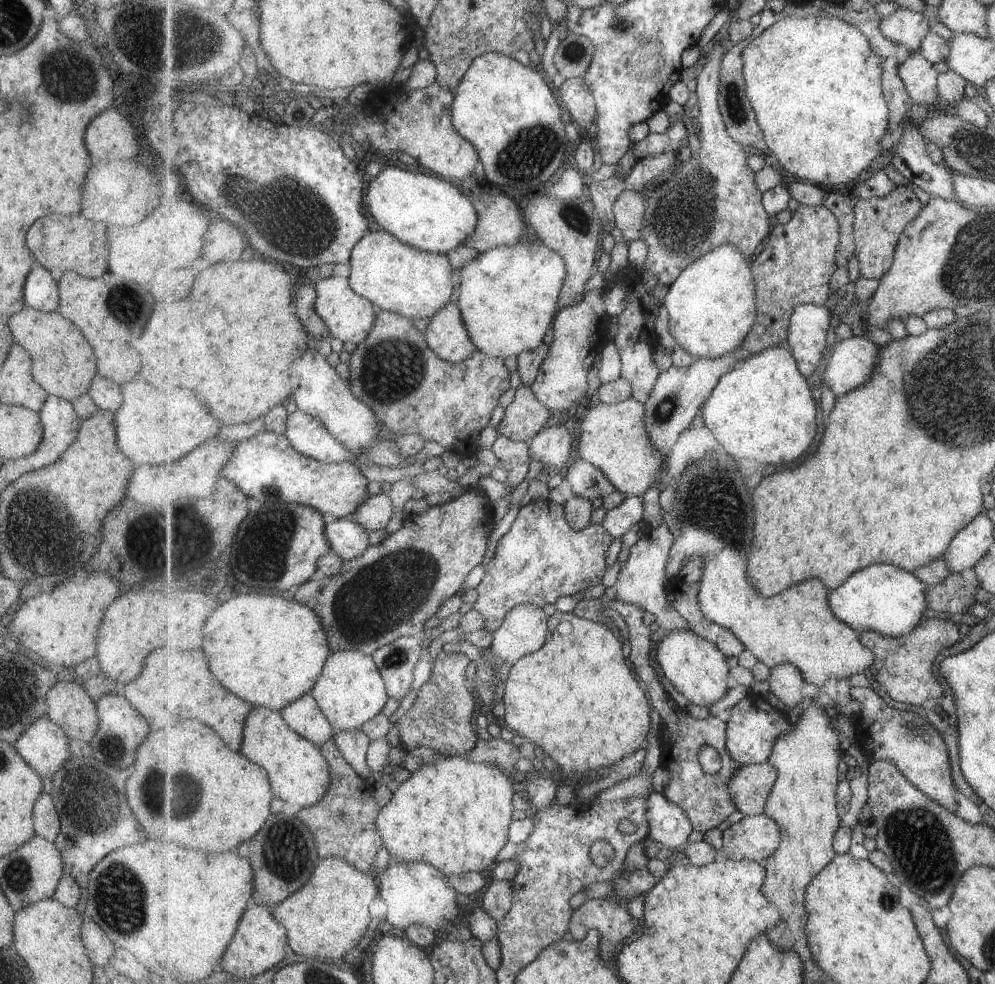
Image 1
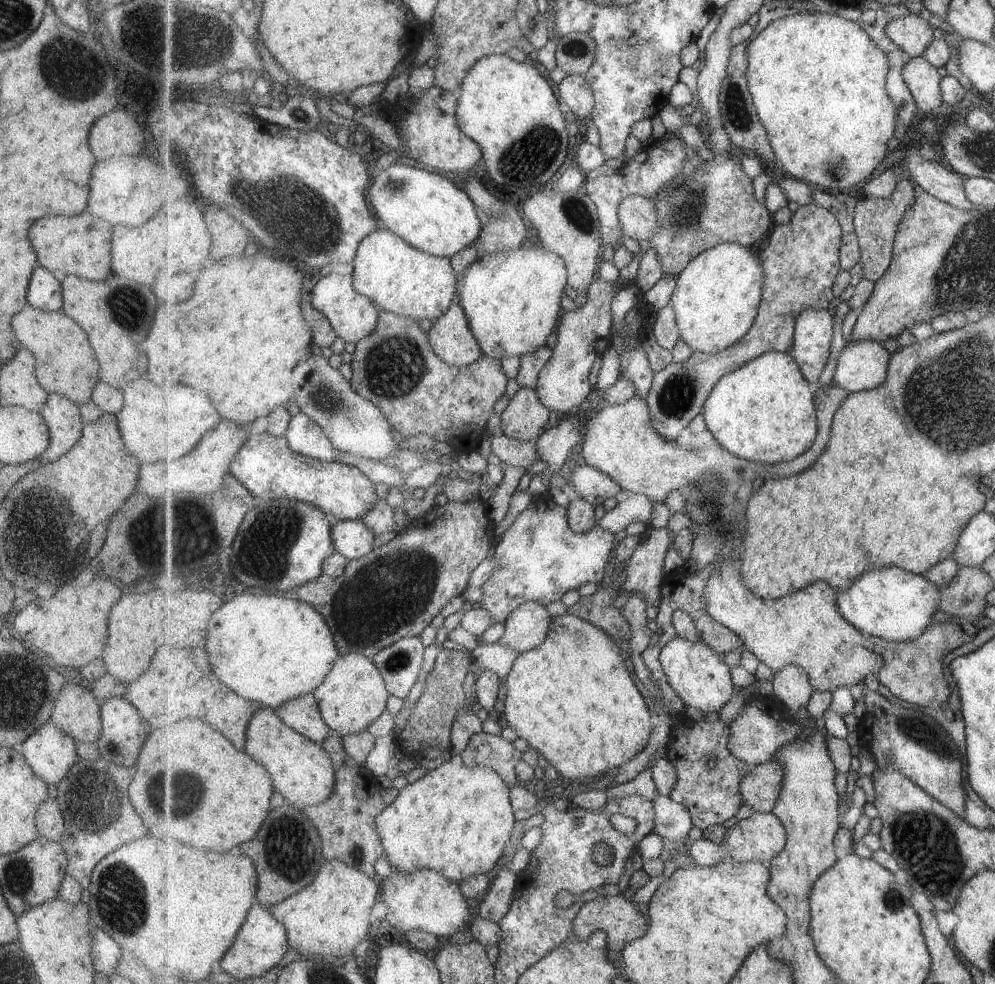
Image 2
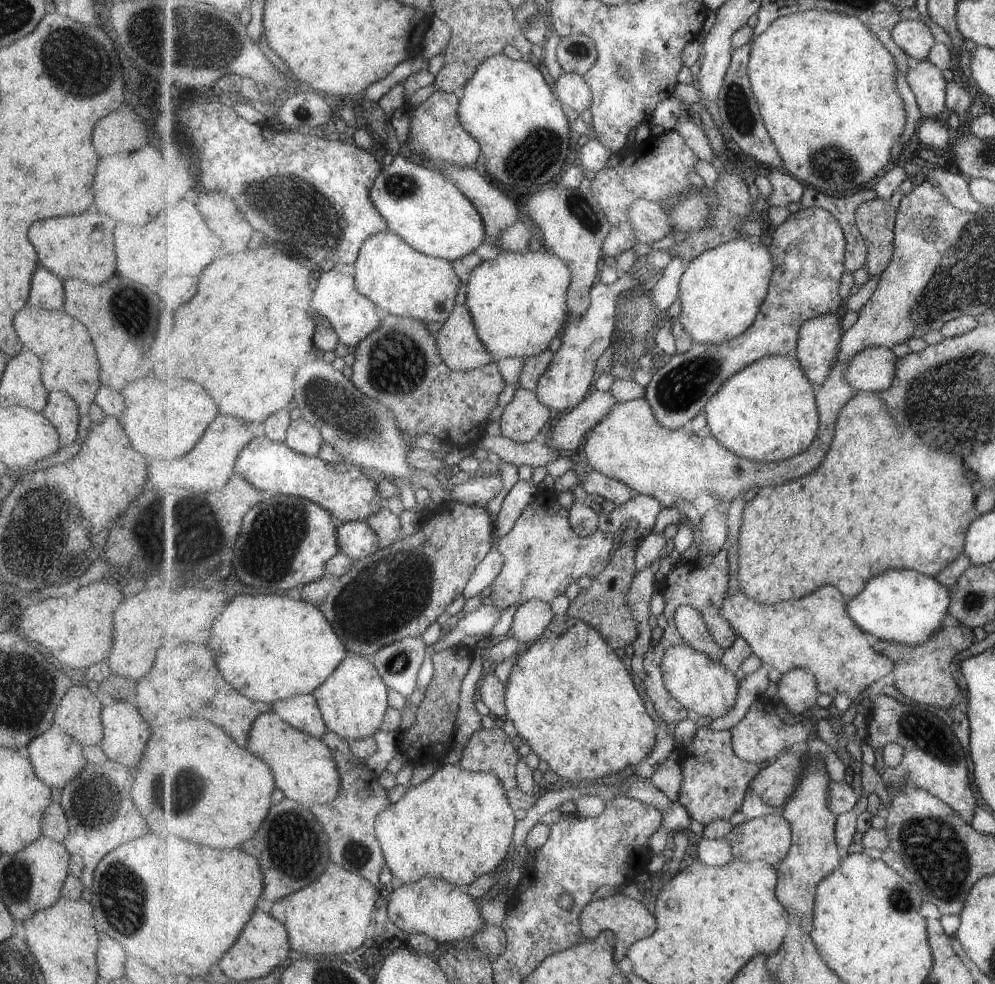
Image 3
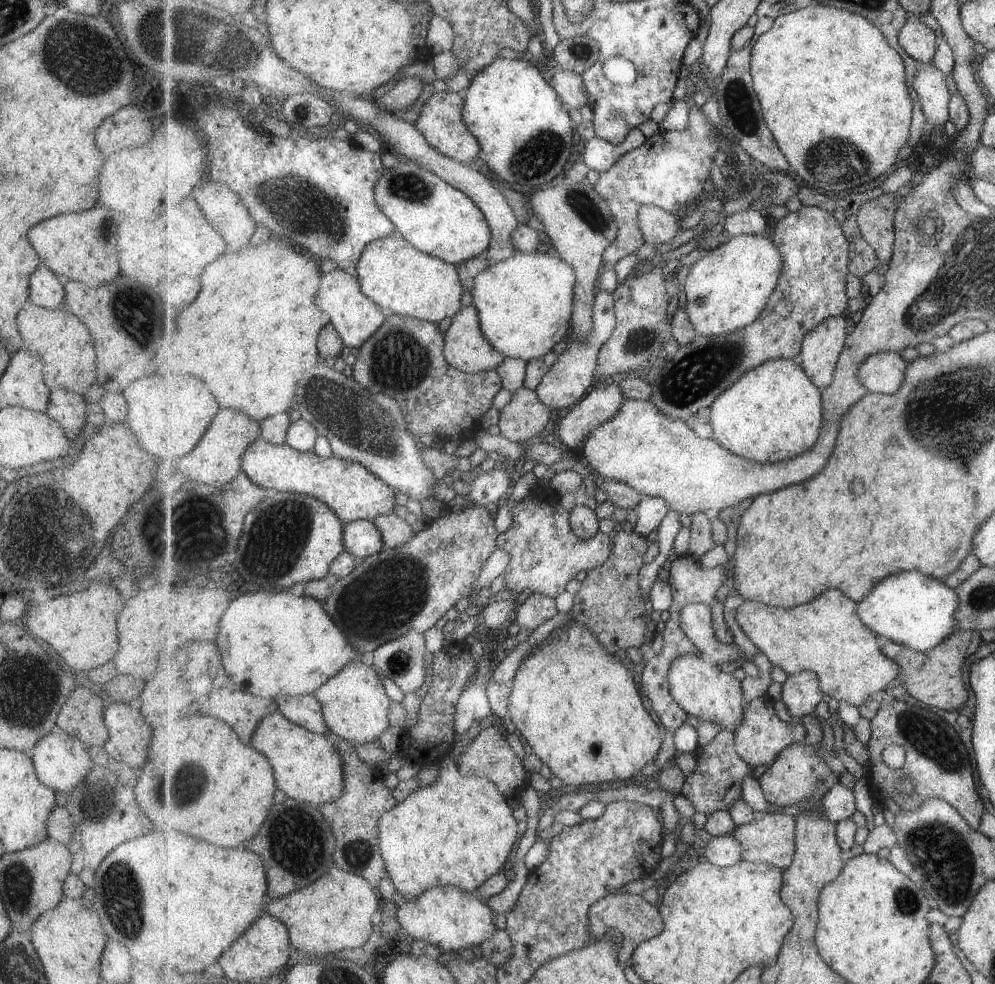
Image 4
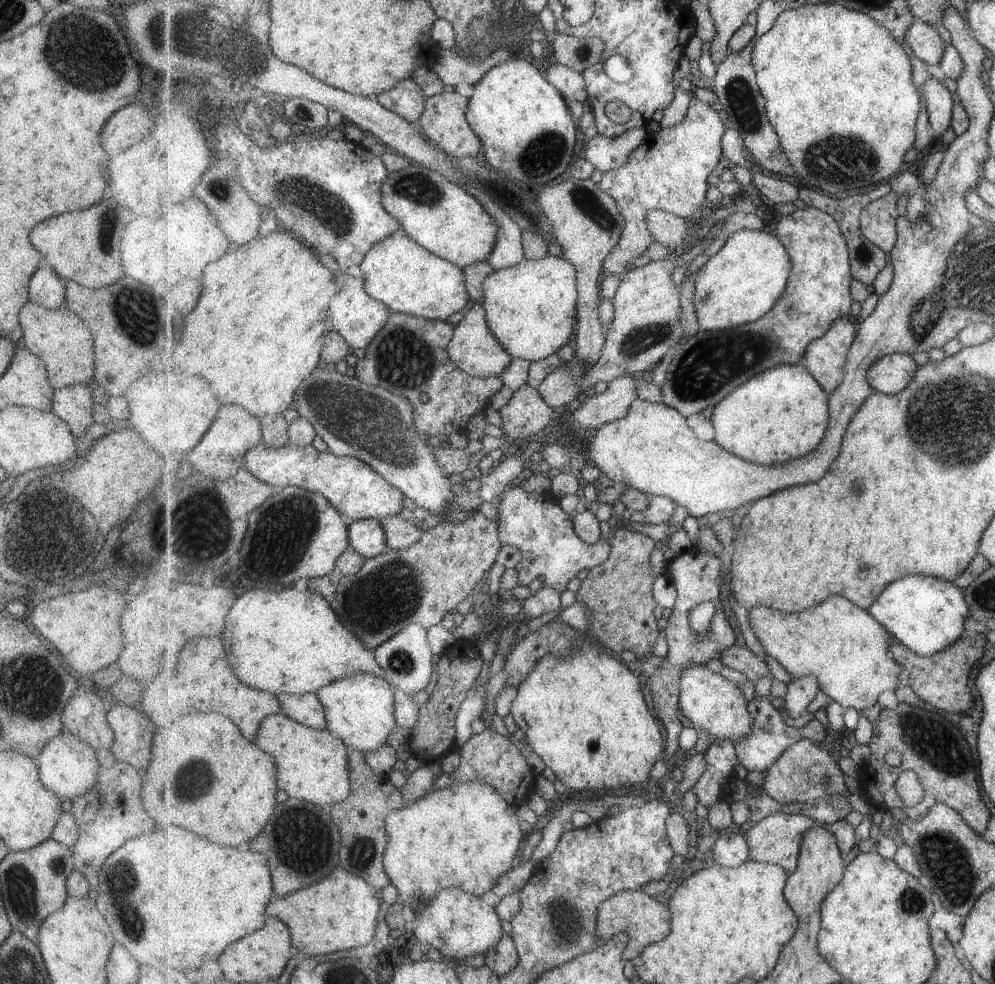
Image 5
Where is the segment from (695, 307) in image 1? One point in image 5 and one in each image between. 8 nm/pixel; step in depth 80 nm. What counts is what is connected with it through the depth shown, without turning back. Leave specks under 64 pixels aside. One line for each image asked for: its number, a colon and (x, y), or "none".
2: (716, 300)
3: (720, 295)
4: (726, 291)
5: (743, 281)

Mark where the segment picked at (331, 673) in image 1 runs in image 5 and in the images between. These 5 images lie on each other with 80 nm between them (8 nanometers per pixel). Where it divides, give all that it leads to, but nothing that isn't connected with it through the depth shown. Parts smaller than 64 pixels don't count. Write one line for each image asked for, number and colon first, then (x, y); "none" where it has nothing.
2: (354, 694)
3: (353, 700)
4: (355, 702)
5: (360, 709)

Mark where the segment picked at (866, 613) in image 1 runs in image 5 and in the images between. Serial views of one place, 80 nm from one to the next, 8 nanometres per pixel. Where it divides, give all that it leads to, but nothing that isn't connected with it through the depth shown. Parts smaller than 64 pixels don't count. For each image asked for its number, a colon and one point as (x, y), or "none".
2: (892, 603)
3: (907, 607)
4: (910, 608)
5: (926, 614)

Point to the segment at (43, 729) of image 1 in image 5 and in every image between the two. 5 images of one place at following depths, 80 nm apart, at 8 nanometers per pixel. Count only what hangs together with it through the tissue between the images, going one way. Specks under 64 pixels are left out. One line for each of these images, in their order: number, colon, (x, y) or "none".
2: (49, 753)
3: (55, 758)
4: (61, 762)
5: (67, 766)

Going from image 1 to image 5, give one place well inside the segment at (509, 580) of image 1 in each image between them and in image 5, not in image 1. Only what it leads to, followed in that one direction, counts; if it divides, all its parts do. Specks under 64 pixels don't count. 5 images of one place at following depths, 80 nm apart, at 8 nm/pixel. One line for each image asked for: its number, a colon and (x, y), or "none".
2: (540, 558)
3: (542, 556)
4: (546, 554)
5: (543, 531)

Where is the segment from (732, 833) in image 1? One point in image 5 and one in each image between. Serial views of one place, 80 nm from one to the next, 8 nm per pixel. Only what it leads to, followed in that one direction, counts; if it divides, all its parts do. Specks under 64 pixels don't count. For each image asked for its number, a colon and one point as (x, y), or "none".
2: (760, 837)
3: (769, 838)
4: (771, 839)
5: (777, 839)

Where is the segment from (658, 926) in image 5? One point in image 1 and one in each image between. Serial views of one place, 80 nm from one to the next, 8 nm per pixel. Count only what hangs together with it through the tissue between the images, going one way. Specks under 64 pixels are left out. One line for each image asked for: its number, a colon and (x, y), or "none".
1: (608, 915)
2: (624, 923)
3: (630, 921)
4: (639, 921)

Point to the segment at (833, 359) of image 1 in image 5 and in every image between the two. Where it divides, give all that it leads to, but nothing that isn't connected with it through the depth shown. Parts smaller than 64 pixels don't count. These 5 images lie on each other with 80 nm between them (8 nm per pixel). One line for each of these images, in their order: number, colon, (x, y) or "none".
2: (862, 365)
3: (873, 370)
4: (884, 372)
5: (891, 375)

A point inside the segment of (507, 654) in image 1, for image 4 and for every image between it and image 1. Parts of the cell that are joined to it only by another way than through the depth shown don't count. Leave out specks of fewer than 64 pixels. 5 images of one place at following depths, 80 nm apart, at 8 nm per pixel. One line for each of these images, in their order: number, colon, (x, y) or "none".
2: (527, 627)
3: (531, 619)
4: (538, 608)

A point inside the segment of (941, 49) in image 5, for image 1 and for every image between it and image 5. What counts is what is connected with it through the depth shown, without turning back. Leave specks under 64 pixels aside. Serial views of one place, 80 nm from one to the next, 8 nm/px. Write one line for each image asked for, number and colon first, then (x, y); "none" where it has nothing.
1: (907, 27)
2: (912, 32)
3: (914, 37)
4: (918, 39)

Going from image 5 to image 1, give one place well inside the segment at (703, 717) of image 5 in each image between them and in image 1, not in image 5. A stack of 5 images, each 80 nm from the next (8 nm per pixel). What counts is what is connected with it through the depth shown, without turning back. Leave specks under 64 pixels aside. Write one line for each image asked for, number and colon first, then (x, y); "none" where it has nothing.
1: (698, 669)
2: (702, 680)
3: (701, 683)
4: (708, 694)

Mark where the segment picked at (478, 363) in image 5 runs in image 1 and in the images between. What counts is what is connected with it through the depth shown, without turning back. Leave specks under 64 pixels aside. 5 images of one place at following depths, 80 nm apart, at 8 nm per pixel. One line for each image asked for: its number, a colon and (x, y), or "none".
1: (446, 333)
2: (451, 338)
3: (458, 340)
4: (467, 348)

